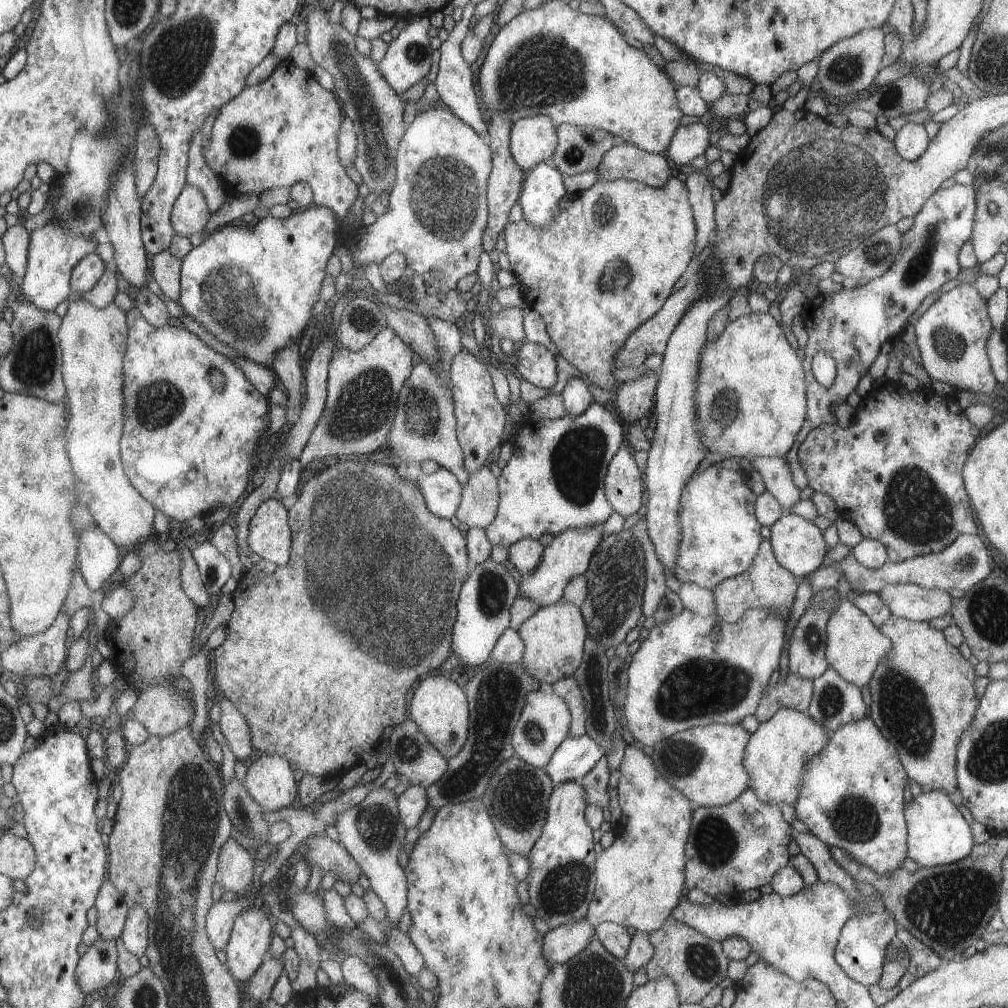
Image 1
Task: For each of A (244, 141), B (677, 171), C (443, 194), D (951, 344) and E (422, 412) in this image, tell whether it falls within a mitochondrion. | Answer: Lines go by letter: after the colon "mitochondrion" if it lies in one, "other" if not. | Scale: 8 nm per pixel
A: mitochondrion
B: other
C: mitochondrion
D: mitochondrion
E: mitochondrion

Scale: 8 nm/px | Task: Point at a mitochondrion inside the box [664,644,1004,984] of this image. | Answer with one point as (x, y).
(947, 908)

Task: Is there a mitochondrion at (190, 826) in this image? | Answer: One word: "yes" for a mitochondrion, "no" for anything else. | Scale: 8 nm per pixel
yes

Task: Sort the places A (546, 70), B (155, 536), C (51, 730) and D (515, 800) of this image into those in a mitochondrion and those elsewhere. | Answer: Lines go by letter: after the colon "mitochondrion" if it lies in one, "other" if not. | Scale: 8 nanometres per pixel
A: mitochondrion
B: other
C: other
D: mitochondrion

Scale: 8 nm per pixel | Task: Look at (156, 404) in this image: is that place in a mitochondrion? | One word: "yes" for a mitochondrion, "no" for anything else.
yes

